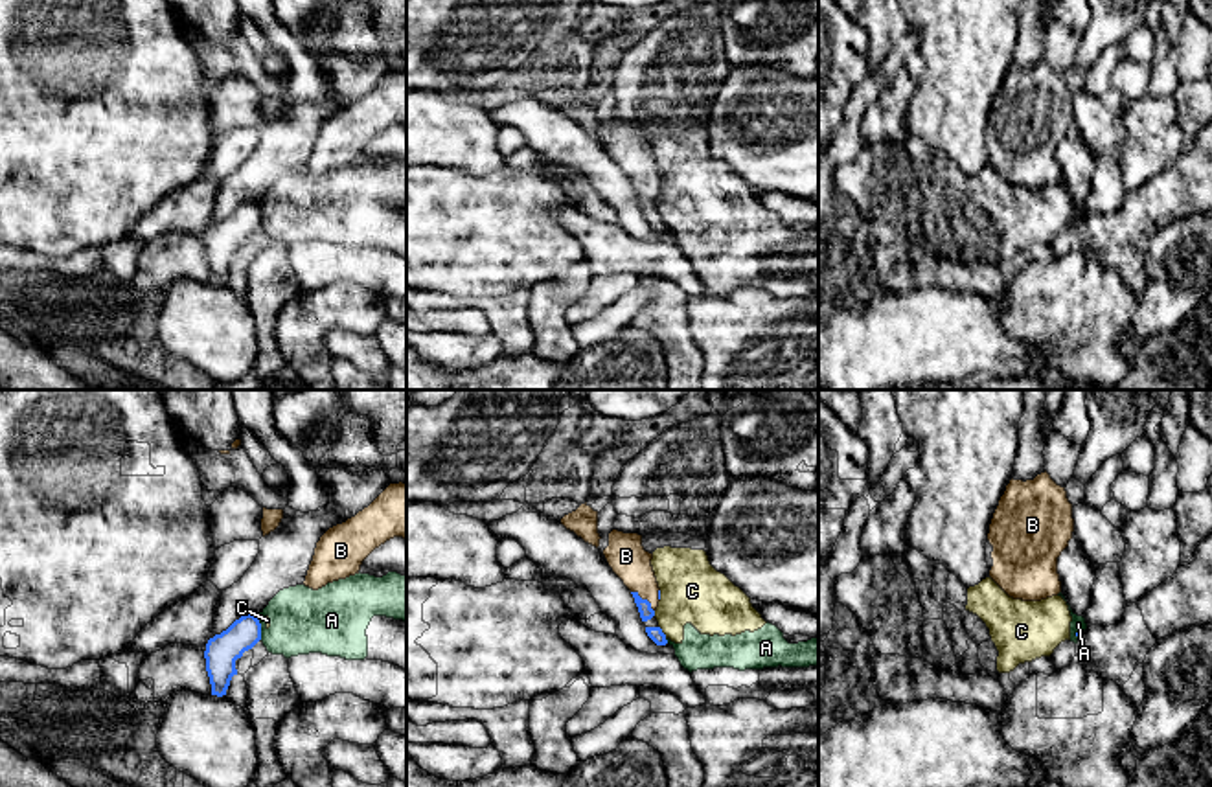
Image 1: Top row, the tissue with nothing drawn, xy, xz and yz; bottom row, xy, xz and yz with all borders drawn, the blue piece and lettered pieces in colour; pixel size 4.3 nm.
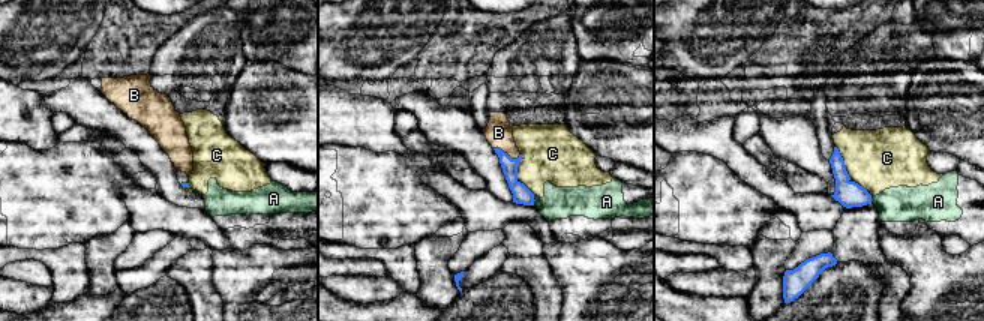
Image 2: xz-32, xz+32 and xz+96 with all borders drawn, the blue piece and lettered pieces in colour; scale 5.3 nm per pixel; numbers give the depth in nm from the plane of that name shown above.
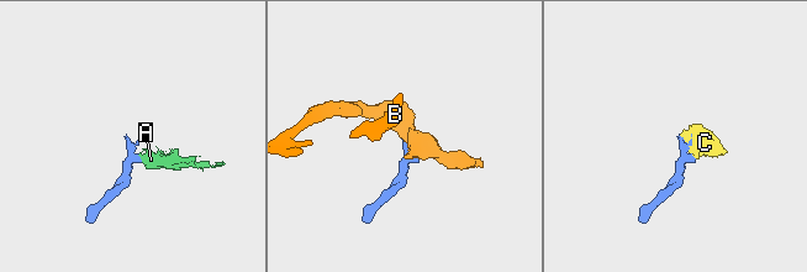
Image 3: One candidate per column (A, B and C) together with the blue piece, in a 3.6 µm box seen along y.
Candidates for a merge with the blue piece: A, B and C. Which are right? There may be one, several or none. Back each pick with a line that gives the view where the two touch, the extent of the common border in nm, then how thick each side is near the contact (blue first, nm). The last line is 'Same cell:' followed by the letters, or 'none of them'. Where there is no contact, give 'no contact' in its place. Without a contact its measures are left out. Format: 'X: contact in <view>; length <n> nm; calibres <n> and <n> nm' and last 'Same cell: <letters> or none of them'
B: contact in xz; length 140 nm; calibres 60 and 170 nm
Same cell: B

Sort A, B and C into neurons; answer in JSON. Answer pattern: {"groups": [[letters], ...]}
{"groups": [["A", "C"], ["B"]]}

